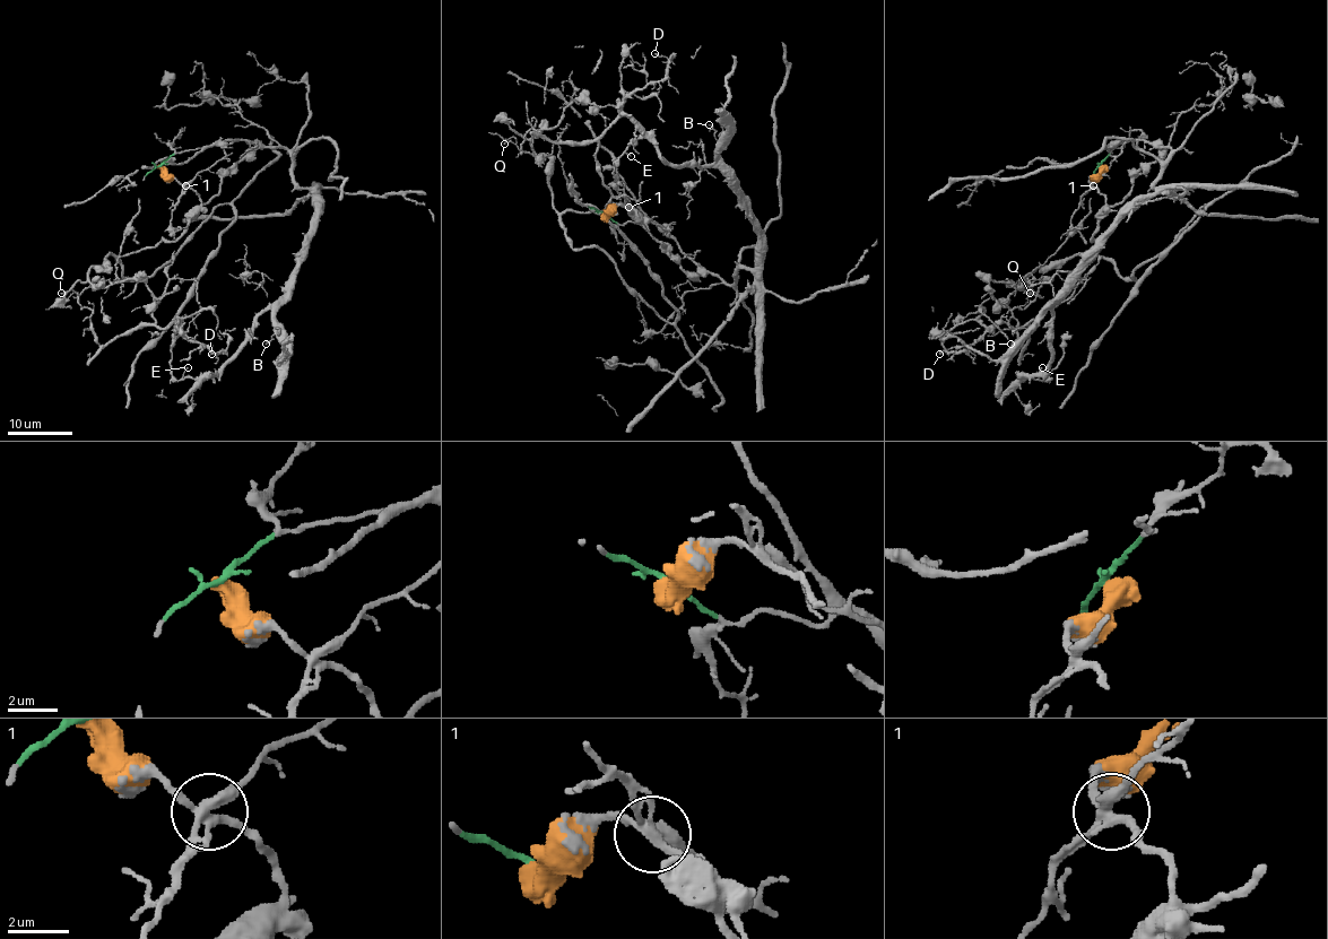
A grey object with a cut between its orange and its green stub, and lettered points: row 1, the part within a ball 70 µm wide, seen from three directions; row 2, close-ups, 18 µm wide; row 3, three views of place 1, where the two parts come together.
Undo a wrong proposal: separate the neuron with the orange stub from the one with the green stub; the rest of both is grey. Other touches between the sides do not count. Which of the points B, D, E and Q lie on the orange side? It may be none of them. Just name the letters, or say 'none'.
D, Q

